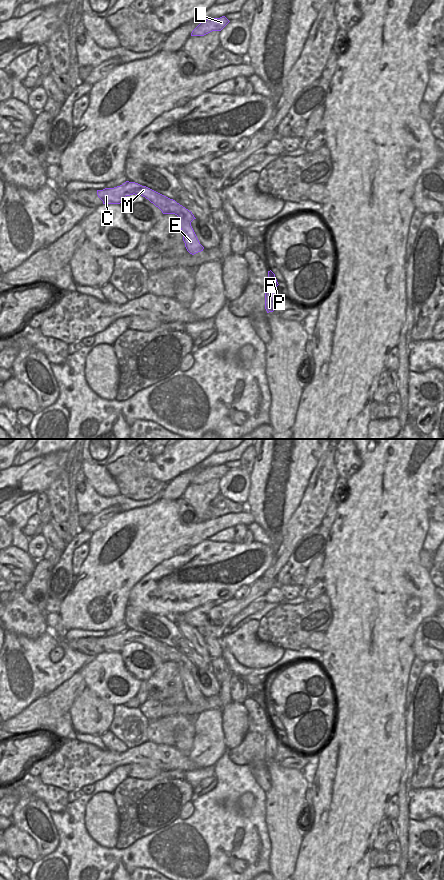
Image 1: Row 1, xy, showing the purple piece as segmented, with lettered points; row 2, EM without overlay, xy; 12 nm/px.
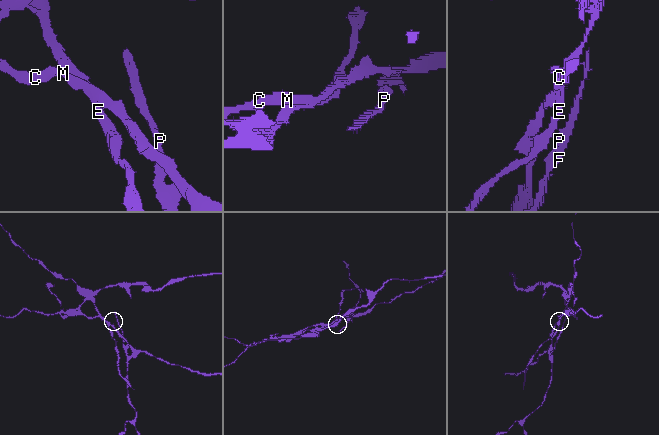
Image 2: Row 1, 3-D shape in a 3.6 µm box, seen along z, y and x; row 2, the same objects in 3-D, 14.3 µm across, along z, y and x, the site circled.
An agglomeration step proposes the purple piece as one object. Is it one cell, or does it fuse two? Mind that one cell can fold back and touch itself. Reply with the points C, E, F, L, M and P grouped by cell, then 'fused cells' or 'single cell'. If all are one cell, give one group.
groups C F L M P / E; fused cells

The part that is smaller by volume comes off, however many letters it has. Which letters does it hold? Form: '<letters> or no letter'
E.

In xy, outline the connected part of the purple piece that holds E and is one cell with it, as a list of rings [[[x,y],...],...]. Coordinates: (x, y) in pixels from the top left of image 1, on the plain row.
[[[152,644],[152,645],[150,645],[150,646],[146,646],[146,647],[148,647],[151,651],[153,651],[156,655],[158,655],[158,656],[162,659],[163,662],[175,662],[175,663],[177,663],[177,664],[179,665],[179,667],[180,667],[181,681],[182,681],[182,683],[183,683],[183,689],[184,689],[184,691],[185,691],[185,695],[186,695],[187,699],[188,699],[190,702],[194,703],[194,702],[196,702],[196,701],[198,701],[198,700],[203,699],[204,695],[200,692],[200,690],[199,690],[199,688],[198,688],[198,686],[197,686],[197,684],[196,684],[196,682],[195,682],[192,674],[191,674],[191,671],[188,670],[187,668],[183,667],[179,662],[176,662],[176,661],[175,661],[175,656],[174,656],[172,653],[161,652],[161,651],[160,651],[160,648],[157,648],[154,644]]]

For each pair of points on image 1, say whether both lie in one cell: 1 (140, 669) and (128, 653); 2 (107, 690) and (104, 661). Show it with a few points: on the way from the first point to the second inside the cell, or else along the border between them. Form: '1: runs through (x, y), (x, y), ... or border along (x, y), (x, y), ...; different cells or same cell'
1: runs through (136, 666), (126, 657); same cell
2: runs through (106, 683), (106, 668); same cell

